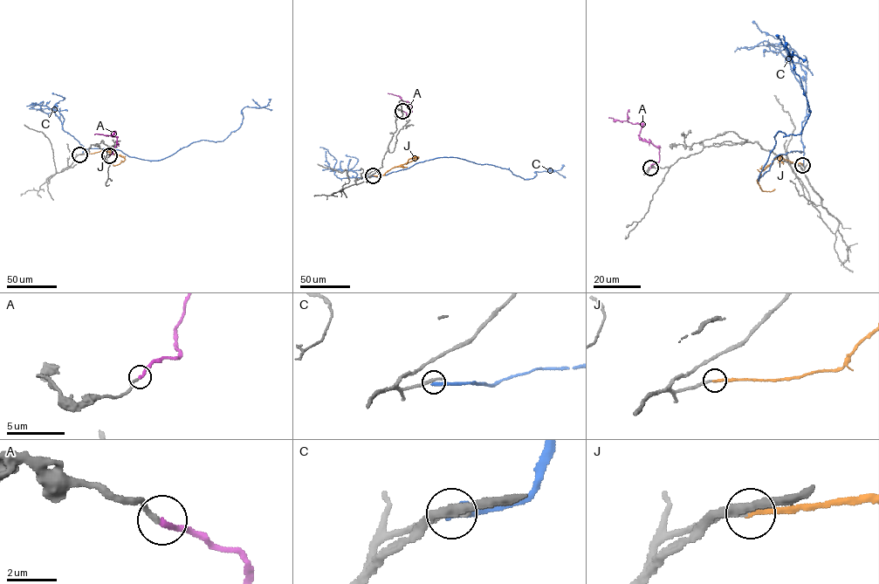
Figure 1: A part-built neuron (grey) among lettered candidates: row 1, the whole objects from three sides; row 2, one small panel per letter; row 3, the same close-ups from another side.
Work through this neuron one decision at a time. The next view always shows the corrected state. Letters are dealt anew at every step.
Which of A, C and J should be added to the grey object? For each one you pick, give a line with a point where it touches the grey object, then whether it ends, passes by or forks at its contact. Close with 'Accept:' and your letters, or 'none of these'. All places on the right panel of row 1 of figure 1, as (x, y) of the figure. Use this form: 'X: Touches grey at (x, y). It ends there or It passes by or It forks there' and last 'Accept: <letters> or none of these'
A: Touches grey at (650, 168). It ends there
J: Touches grey at (802, 165). It ends there
Accept: A, J

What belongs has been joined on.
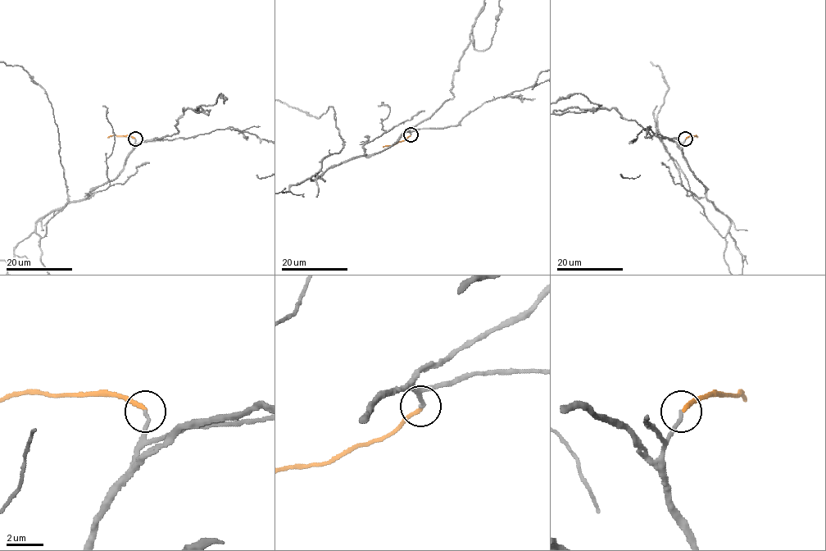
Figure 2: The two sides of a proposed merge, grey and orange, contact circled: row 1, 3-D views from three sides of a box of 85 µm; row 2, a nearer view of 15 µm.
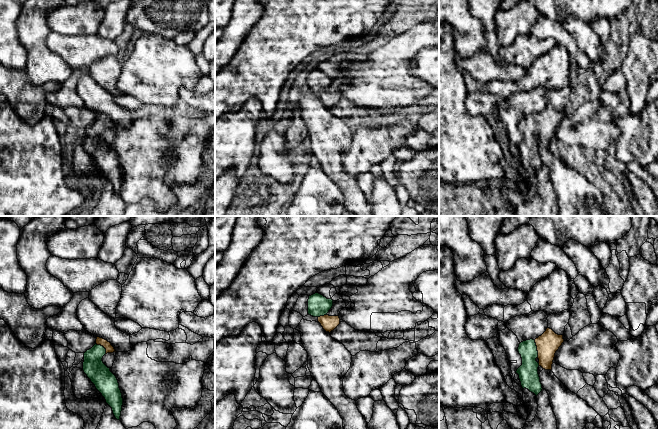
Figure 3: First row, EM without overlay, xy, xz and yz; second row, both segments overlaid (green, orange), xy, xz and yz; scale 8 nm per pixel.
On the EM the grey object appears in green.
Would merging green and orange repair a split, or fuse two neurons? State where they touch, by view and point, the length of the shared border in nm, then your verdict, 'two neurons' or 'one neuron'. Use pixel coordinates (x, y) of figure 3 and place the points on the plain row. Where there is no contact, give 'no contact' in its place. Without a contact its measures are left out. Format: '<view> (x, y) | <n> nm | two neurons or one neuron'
yz (536, 124) | 140 nm | one neuron

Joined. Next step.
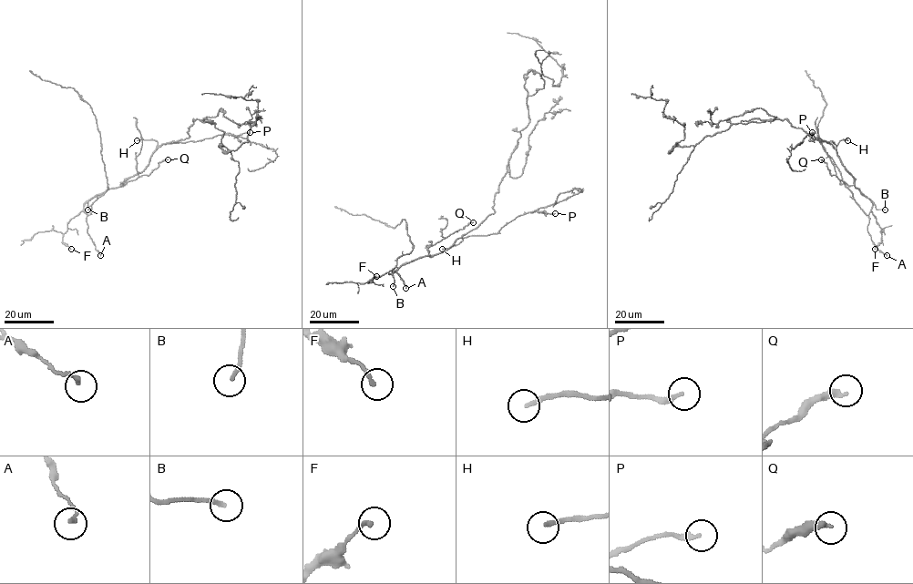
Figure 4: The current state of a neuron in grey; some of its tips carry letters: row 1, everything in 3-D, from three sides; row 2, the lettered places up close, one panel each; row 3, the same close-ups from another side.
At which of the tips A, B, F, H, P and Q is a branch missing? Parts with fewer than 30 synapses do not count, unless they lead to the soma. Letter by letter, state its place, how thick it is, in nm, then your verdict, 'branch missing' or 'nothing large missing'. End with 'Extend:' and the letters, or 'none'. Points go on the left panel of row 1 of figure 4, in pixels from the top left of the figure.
A: at (100, 255); 190 nm thick; nothing large missing
B: at (87, 210); 170 nm thick; nothing large missing
F: at (71, 249); 180 nm thick; nothing large missing
H: at (137, 140); 200 nm thick; branch missing
P: at (250, 132); 200 nm thick; nothing large missing
Q: at (168, 159); 280 nm thick; nothing large missing
Extend: H

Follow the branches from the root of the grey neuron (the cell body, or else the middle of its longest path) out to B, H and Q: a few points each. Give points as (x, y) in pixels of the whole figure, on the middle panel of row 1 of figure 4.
B: (477, 228), (458, 238), (446, 251), (402, 264), (393, 274), (393, 286)
H: (477, 228), (464, 234), (457, 244), (442, 249)
Q: (477, 228), (458, 238), (447, 250), (428, 254), (430, 247), (473, 222)

